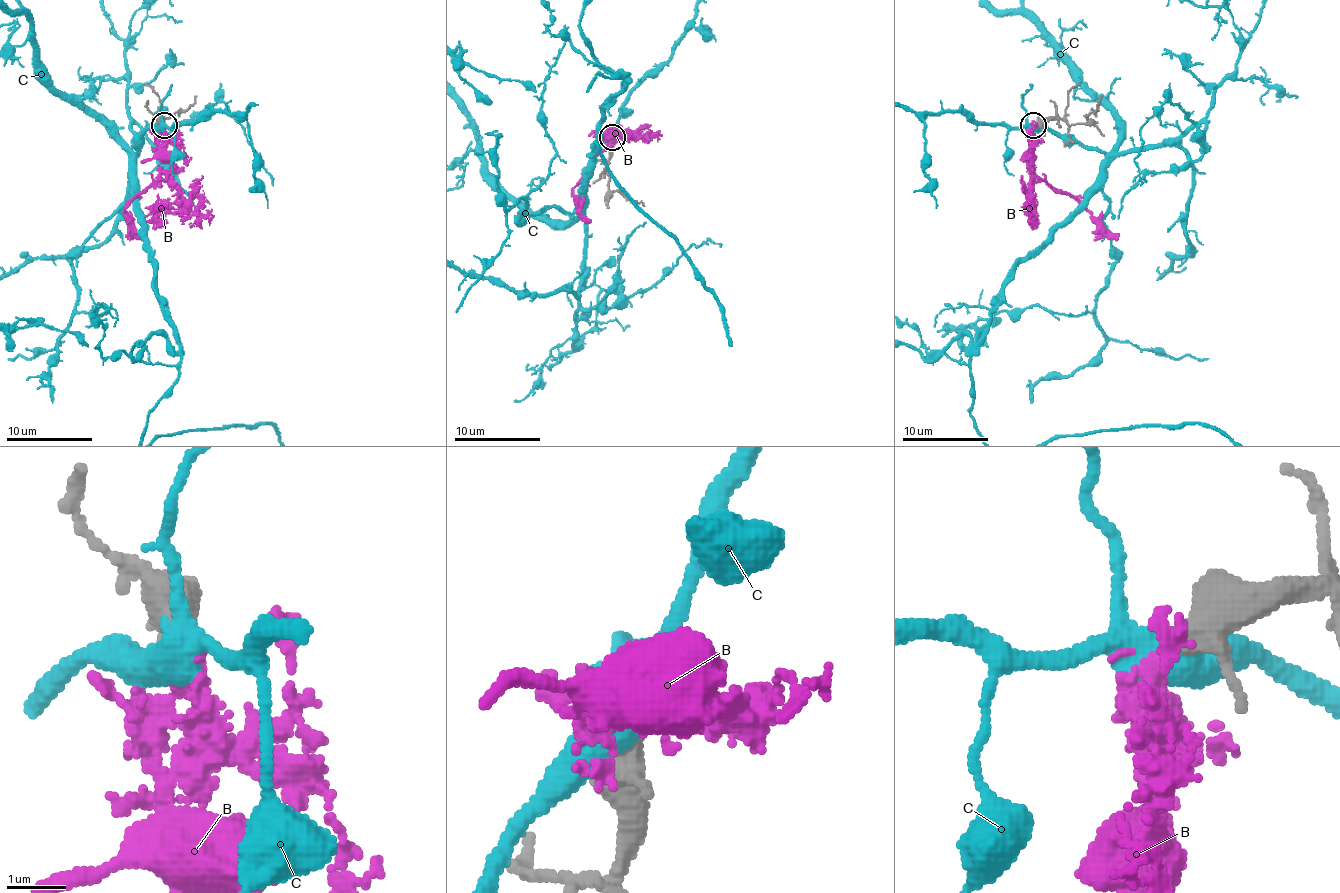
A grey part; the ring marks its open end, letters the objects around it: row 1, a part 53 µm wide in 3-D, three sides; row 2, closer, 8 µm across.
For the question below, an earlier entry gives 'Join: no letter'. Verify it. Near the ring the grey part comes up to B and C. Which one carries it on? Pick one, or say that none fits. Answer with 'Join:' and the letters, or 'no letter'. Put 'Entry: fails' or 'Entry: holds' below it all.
Join: no letter
Entry: holds

